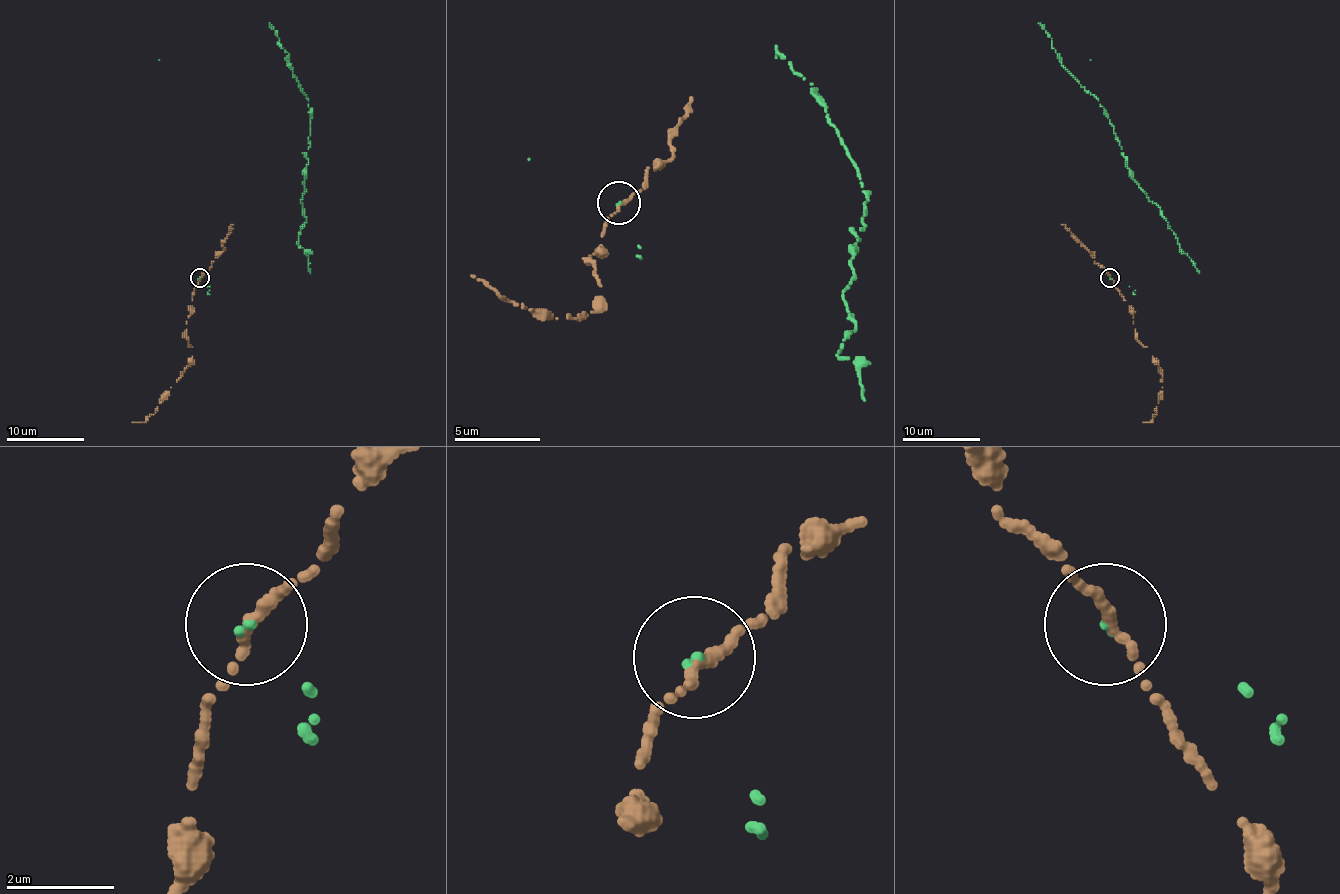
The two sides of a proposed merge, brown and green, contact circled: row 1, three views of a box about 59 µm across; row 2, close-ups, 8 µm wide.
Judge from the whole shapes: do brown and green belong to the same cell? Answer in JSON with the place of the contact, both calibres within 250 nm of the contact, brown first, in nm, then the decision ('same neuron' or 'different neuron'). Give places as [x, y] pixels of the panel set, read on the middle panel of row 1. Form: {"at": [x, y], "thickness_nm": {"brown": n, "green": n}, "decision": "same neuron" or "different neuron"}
{"at": [619, 202], "thickness_nm": {"brown": 200, "green": 90}, "decision": "different neuron"}

